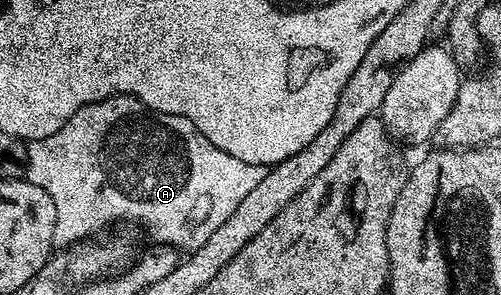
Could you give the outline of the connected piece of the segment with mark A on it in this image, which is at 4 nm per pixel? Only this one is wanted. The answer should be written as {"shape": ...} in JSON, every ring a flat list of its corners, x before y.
{"shape":[[111,96,96,104,86,104,57,134,30,141,25,148,26,156,26,180,41,186,53,198,53,210,57,212,53,230,56,245,77,244,102,233,102,228,118,220,132,220,151,231,156,245,187,254,203,245,205,238,233,214,235,207,265,178,268,169,266,164,241,162,241,158,225,154,187,116,154,112,133,96]]}

